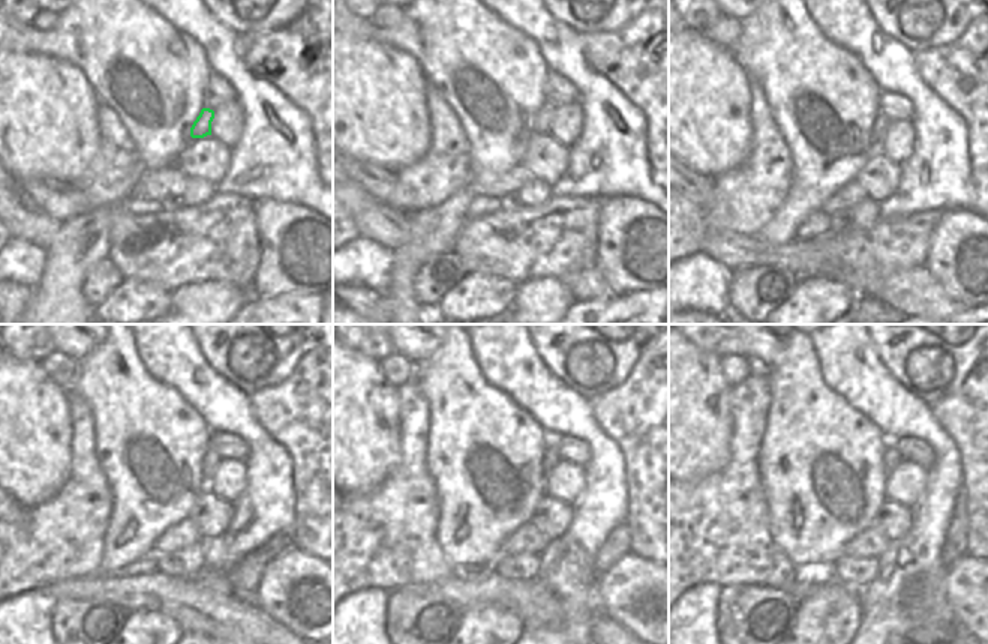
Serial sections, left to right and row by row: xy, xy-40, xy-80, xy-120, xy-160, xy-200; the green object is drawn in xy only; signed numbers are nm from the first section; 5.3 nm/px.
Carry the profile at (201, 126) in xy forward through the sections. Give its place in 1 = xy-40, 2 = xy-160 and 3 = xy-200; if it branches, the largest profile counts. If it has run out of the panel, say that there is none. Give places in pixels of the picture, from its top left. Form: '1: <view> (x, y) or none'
1: xy-40 (541, 123)
2: xy-160 (552, 458)
3: xy-200 (891, 457)

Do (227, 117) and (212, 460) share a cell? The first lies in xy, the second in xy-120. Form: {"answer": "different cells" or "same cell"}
{"answer": "different cells"}

